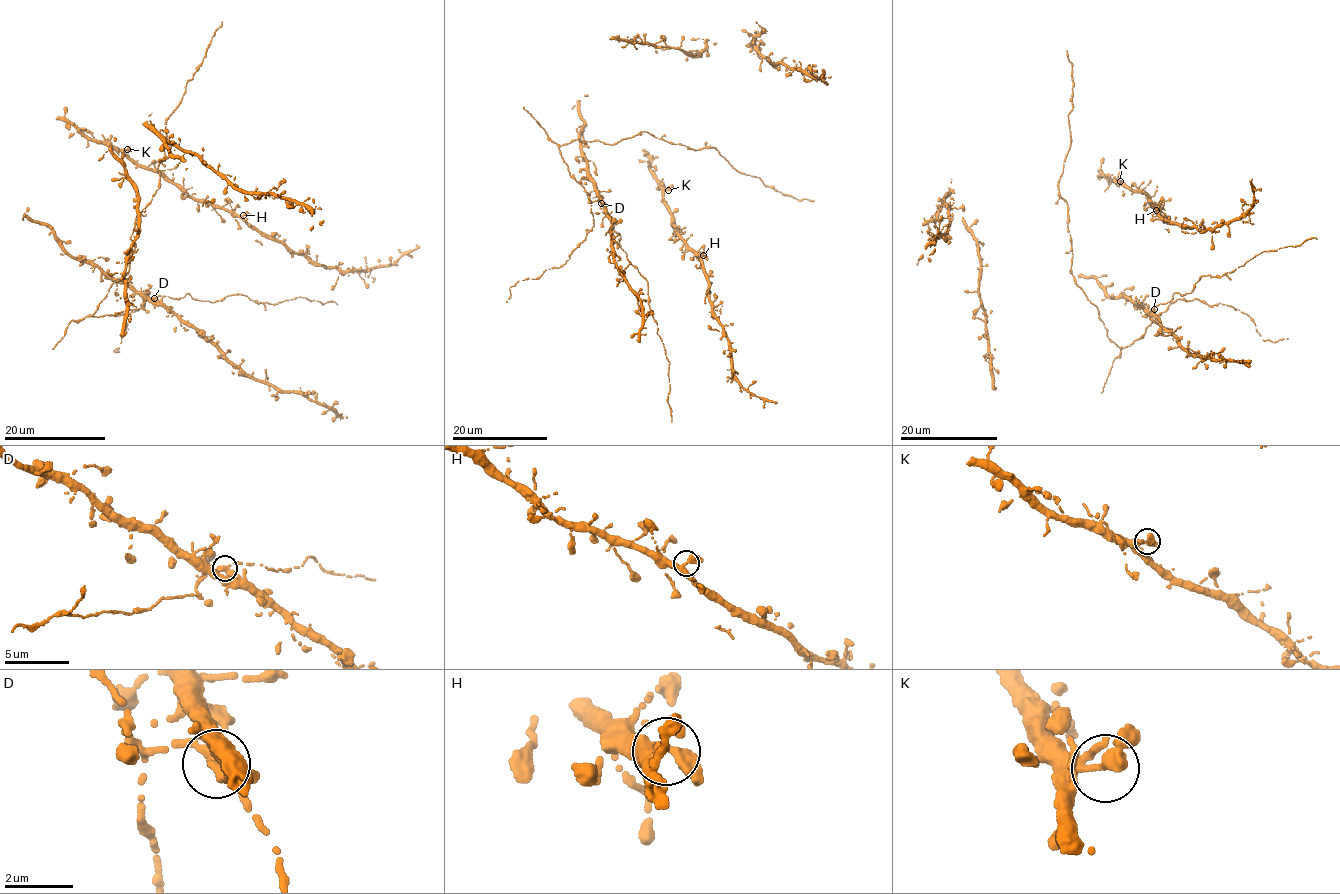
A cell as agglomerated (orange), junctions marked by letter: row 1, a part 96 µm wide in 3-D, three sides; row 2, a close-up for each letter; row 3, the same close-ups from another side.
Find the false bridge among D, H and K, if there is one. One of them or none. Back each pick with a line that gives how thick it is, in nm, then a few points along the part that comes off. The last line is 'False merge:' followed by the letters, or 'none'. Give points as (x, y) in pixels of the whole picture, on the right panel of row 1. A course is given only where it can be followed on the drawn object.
False merge: none

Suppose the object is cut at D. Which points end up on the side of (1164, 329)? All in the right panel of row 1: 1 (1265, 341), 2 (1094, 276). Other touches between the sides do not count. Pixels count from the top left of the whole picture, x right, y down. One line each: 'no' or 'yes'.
1: no
2: yes

